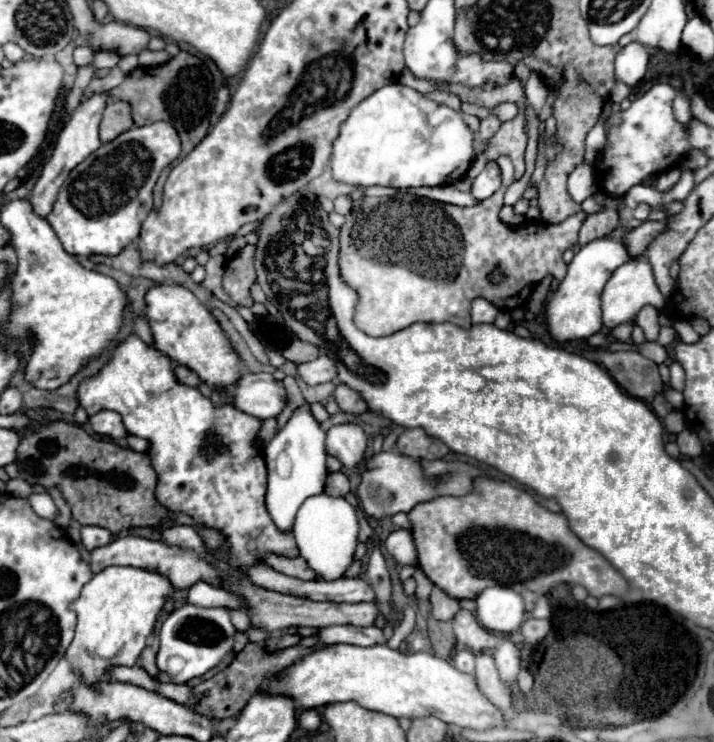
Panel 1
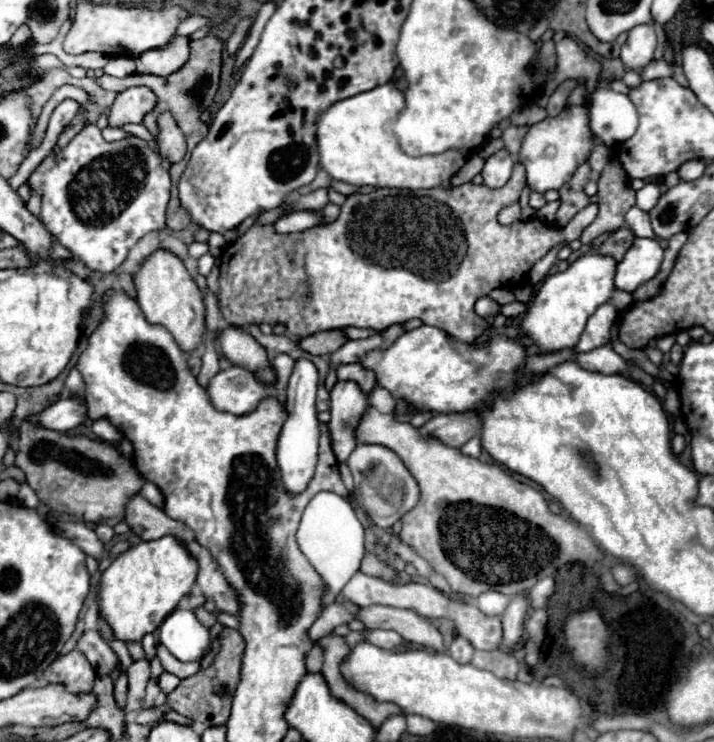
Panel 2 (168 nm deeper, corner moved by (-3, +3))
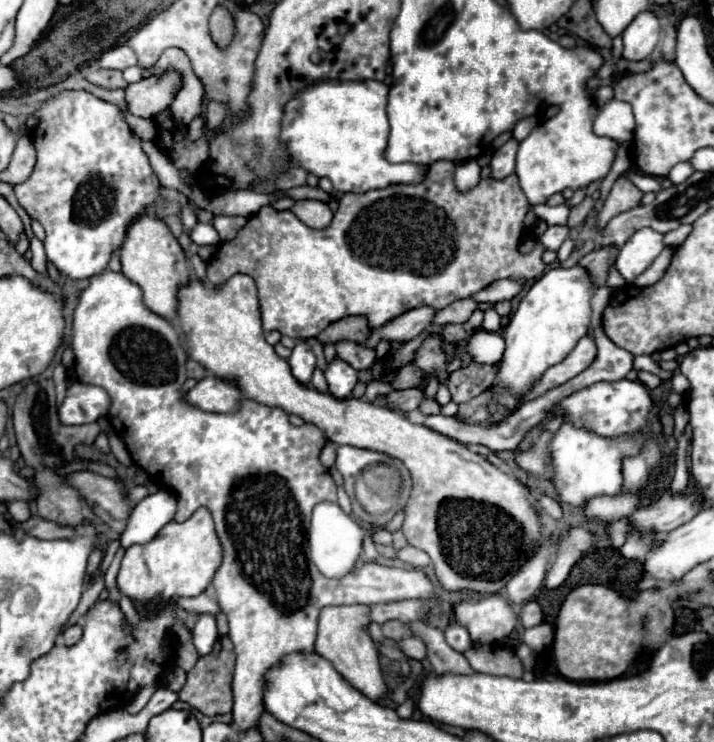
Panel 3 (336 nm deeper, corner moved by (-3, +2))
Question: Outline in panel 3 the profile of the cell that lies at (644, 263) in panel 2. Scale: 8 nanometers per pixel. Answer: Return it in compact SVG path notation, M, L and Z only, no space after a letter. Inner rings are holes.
M641 228L641 232L635 232L619 250L615 268L627 284L633 284L635 278L653 264L663 248L665 244L659 232L653 232L651 228Z

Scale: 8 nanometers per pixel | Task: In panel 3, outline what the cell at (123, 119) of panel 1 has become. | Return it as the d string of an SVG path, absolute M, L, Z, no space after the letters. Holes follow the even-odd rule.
M169 72L129 84L125 90L127 110L139 118L153 118L161 108L169 106L169 100L173 100L173 84L177 84L177 80L181 80L181 74Z

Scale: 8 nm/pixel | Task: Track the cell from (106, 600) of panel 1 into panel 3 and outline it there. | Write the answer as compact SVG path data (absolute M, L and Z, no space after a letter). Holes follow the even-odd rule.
M199 508L181 524L169 522L151 542L127 548L117 574L117 588L121 596L127 596L139 610L153 612L173 598L201 594L211 582L217 564L221 564L221 544L209 512Z

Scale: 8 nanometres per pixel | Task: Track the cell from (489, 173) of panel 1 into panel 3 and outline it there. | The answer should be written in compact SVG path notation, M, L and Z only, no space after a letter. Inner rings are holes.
M511 138L509 142L505 142L491 160L491 178L505 178L509 174L515 172L515 154L517 154L517 146L519 142L515 138Z

